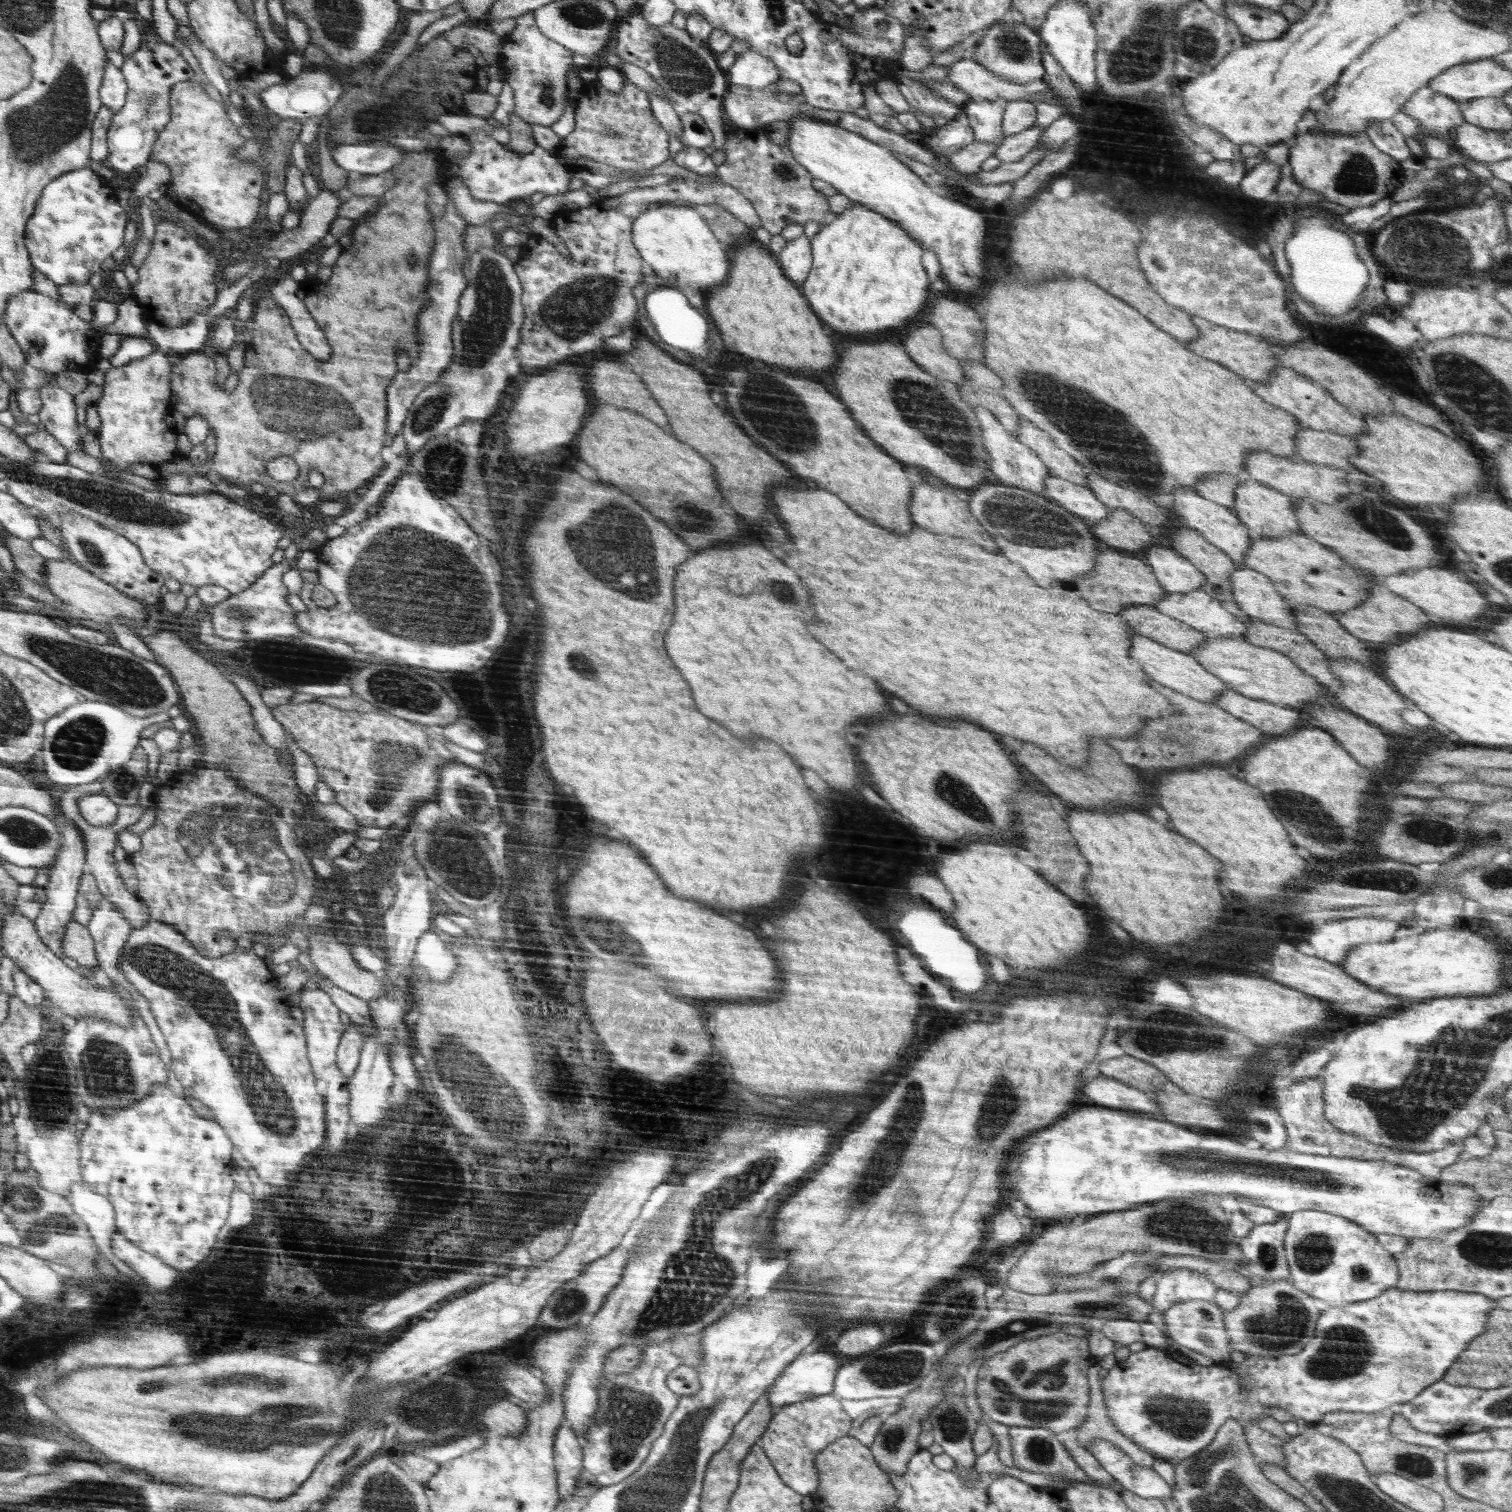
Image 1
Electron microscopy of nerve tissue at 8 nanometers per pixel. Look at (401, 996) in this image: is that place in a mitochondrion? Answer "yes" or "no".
no

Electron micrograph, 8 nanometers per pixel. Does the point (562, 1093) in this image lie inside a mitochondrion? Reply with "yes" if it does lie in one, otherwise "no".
no

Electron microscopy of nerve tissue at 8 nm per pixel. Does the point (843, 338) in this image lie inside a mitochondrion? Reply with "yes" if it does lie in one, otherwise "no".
no

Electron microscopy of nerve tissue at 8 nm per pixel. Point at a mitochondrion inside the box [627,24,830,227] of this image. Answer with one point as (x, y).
(687, 74)

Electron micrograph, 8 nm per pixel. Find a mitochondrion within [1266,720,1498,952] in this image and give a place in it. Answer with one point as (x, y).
(1302, 812)

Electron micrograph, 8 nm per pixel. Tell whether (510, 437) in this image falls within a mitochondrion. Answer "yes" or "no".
no

